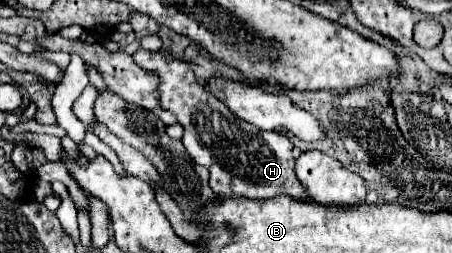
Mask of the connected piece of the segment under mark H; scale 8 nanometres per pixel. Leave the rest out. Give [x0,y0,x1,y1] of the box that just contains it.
[133,49,309,201]

